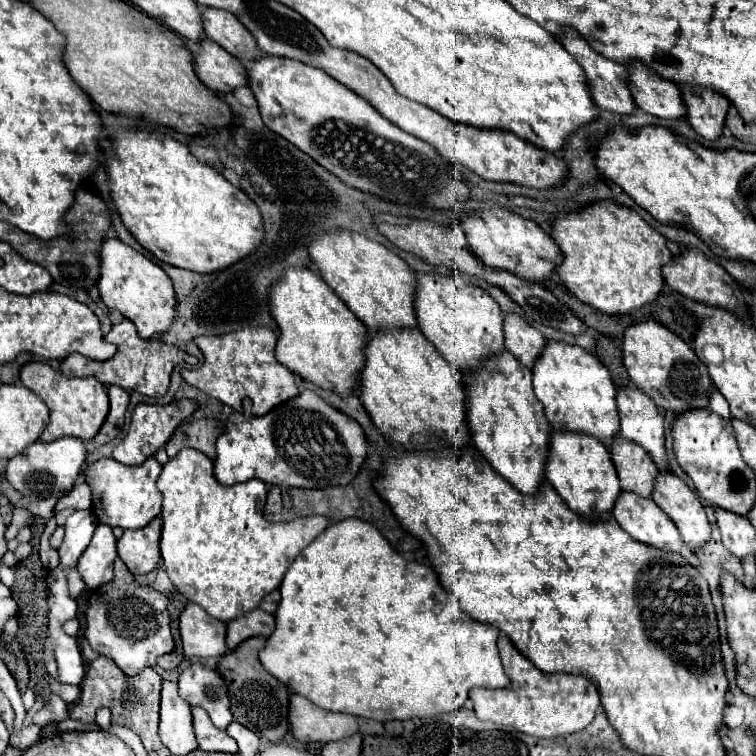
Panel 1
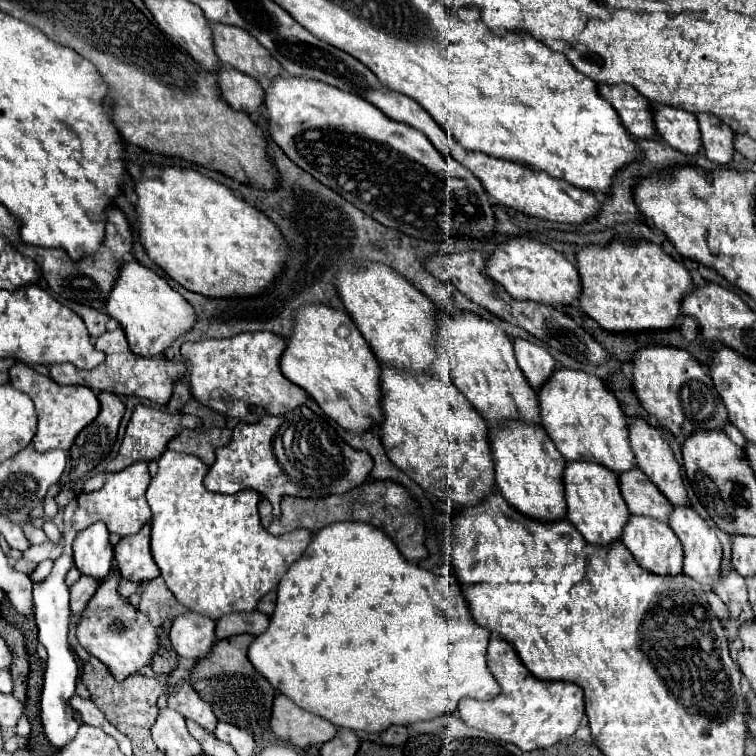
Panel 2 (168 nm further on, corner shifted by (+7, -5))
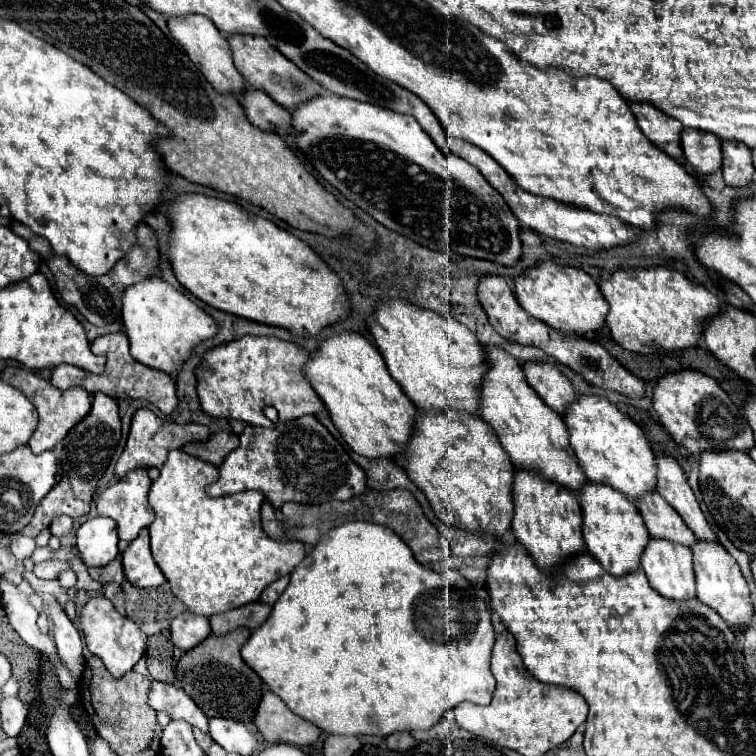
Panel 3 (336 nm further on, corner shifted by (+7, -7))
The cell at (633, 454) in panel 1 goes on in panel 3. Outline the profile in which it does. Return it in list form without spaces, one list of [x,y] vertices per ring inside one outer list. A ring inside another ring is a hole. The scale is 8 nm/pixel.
[[[657,492],[643,494],[641,498],[637,498],[635,504],[653,538],[665,538],[683,546],[691,546],[695,542],[695,534],[685,526],[677,510],[671,508]]]

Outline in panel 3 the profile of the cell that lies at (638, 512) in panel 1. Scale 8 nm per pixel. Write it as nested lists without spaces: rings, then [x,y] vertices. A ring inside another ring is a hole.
[[[649,538],[641,554],[641,570],[647,574],[649,584],[667,598],[685,600],[695,596],[693,554],[687,546]]]

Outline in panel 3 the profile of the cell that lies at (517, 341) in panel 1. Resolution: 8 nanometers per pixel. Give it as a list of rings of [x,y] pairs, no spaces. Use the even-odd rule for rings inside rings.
[[[537,360],[523,362],[523,370],[529,386],[543,398],[543,402],[555,412],[563,414],[565,406],[575,398],[575,390],[567,376],[555,364]]]

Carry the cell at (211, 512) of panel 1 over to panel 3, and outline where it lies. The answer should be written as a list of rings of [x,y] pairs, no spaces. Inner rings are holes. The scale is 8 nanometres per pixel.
[[[171,450],[165,464],[161,466],[161,476],[151,484],[149,490],[149,504],[155,510],[155,520],[149,526],[153,560],[171,584],[173,594],[193,614],[201,616],[213,616],[231,608],[245,606],[249,602],[257,602],[261,592],[271,582],[291,574],[293,568],[305,558],[303,542],[277,542],[263,532],[259,518],[259,508],[263,502],[261,492],[243,492],[221,498],[208,496],[208,480],[218,477],[218,468],[212,464],[197,460],[183,450]]]

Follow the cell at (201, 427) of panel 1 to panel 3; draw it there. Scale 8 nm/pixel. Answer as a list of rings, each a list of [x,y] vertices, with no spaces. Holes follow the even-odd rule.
[[[217,432],[207,442],[189,442],[183,446],[183,452],[201,458],[205,462],[211,462],[213,466],[221,466],[225,456],[239,446],[239,436],[233,432]]]

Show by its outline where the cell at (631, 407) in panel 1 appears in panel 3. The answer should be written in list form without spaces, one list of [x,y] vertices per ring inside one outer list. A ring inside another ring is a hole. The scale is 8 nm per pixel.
[[[659,452],[655,454],[655,462],[657,462],[657,492],[679,512],[679,516],[685,520],[685,524],[693,530],[697,538],[717,540],[677,460]]]

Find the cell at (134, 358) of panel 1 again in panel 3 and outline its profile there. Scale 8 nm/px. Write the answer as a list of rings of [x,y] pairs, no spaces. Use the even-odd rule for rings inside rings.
[[[117,332],[117,334],[105,334],[105,336],[99,336],[93,344],[93,352],[97,354],[103,354],[107,358],[107,366],[105,366],[105,372],[103,374],[89,374],[85,370],[79,370],[75,366],[69,366],[69,364],[59,364],[55,370],[53,370],[53,376],[51,376],[51,384],[59,390],[67,390],[71,386],[81,386],[85,388],[87,392],[95,394],[95,392],[103,392],[103,394],[109,394],[111,398],[115,400],[123,400],[123,398],[141,398],[141,400],[147,400],[151,404],[155,404],[163,414],[171,414],[175,408],[177,408],[177,386],[175,386],[175,380],[161,372],[161,370],[153,370],[137,360],[131,358],[129,354],[129,342],[127,342],[127,336],[123,332]]]

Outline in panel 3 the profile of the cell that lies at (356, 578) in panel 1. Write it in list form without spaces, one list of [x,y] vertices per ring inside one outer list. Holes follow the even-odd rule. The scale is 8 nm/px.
[[[345,522],[333,530],[329,530],[321,540],[315,544],[315,548],[303,558],[303,562],[291,572],[291,582],[287,590],[279,596],[279,600],[273,606],[273,612],[265,620],[263,626],[259,626],[251,638],[241,648],[241,656],[247,666],[251,666],[261,680],[289,706],[291,712],[299,714],[301,718],[307,718],[315,726],[319,726],[325,732],[331,734],[373,734],[373,736],[389,736],[399,730],[427,730],[433,724],[439,722],[439,718],[455,708],[461,702],[473,702],[473,704],[489,704],[495,692],[495,678],[489,670],[489,658],[491,648],[495,644],[493,636],[493,624],[491,624],[491,612],[487,608],[487,602],[477,598],[477,594],[471,590],[471,584],[457,572],[435,572],[419,564],[409,546],[393,534],[393,530],[371,524],[371,522]]]

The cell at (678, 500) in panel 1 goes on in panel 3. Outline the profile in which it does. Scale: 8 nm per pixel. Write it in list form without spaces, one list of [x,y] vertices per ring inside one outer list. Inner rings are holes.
[[[697,540],[691,546],[691,552],[697,578],[697,598],[707,606],[713,606],[731,628],[741,628],[749,624],[753,616],[753,606],[749,600],[747,582],[741,576],[735,558],[719,542],[707,542],[707,540]]]

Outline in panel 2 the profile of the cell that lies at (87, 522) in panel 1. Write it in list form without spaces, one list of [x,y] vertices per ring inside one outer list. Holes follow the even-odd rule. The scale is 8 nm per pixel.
[[[61,556],[55,560],[51,574],[45,582],[33,586],[33,600],[35,600],[35,624],[39,628],[39,642],[47,648],[47,668],[45,668],[45,682],[43,682],[43,696],[41,696],[41,722],[47,740],[57,748],[65,748],[79,730],[79,722],[73,718],[73,708],[69,704],[71,696],[76,693],[77,679],[80,669],[75,656],[69,650],[67,642],[67,628],[69,628],[69,588],[65,584],[65,574],[73,566],[71,556]]]

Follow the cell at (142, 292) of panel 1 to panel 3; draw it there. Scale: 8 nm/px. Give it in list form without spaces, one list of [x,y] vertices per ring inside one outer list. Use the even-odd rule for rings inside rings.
[[[149,276],[123,292],[121,316],[125,334],[129,338],[131,356],[137,362],[161,370],[173,378],[177,376],[191,348],[217,332],[217,324],[213,322],[213,318],[209,318],[209,314],[205,314],[183,292],[179,292],[159,276]]]

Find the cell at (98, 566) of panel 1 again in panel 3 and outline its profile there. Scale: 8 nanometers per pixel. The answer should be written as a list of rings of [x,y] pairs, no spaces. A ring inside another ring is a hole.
[[[91,518],[77,530],[77,548],[85,566],[107,566],[119,554],[117,542],[117,528],[111,518]]]

